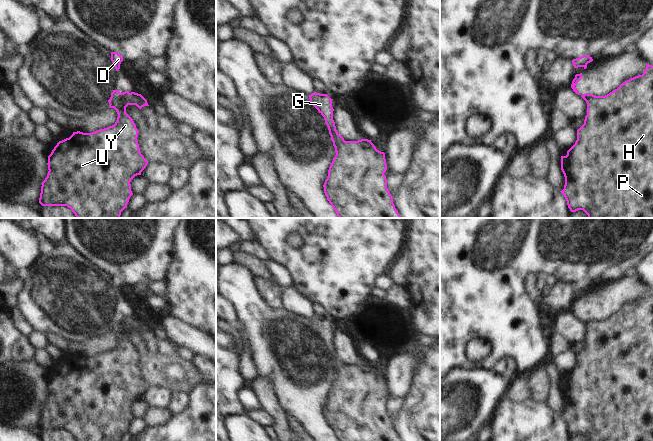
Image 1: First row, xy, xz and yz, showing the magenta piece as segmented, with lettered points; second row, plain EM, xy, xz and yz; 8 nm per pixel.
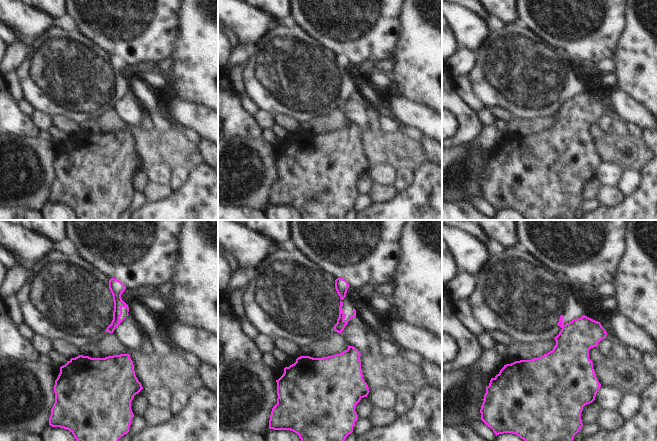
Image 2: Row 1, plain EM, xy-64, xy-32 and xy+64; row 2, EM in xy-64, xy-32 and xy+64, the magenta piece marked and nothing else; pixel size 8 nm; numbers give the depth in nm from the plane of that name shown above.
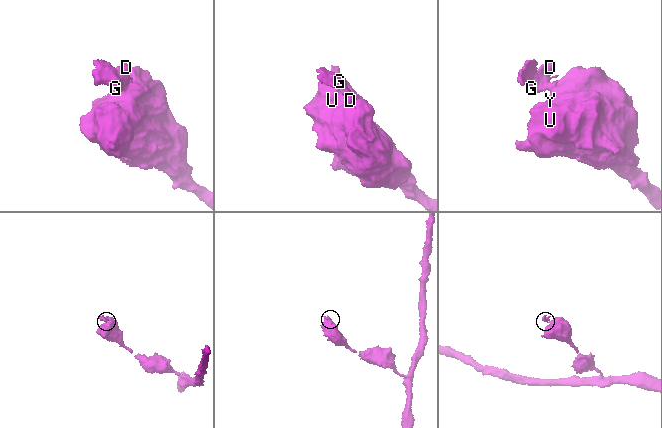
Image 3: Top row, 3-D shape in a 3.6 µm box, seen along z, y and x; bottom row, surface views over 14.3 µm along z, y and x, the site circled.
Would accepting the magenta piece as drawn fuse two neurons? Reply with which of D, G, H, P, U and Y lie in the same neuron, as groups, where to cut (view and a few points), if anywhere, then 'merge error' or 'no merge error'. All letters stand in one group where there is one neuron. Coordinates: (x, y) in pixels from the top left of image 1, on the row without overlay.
D G / H P U Y | xy (129, 317), (114, 332) | merge error

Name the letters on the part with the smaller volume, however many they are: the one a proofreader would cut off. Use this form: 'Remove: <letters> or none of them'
Remove: D, G

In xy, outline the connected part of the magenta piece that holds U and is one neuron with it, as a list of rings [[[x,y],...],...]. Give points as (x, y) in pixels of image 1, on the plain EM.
[[[131,316],[125,319],[119,329],[114,332],[118,338],[114,349],[92,357],[80,355],[62,365],[59,365],[48,380],[48,398],[42,406],[39,427],[42,430],[67,430],[76,441],[120,441],[121,436],[127,432],[131,415],[131,404],[141,399],[148,385],[141,378],[137,365],[138,353],[133,343],[126,337],[128,329],[136,329],[139,333],[149,330],[147,324],[138,317]]]

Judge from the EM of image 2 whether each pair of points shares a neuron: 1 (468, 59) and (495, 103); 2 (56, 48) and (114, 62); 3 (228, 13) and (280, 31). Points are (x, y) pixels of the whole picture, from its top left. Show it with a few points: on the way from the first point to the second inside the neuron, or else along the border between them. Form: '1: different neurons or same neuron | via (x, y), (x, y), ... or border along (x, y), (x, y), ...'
1: different neurons | border along (477, 54), (477, 60), (466, 75)
2: same neuron | via (70, 62), (100, 62)
3: different neurons | border along (268, 30), (254, 43)

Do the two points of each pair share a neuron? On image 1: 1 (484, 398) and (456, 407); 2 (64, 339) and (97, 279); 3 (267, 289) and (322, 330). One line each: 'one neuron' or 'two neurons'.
1: one neuron
2: one neuron
3: two neurons

